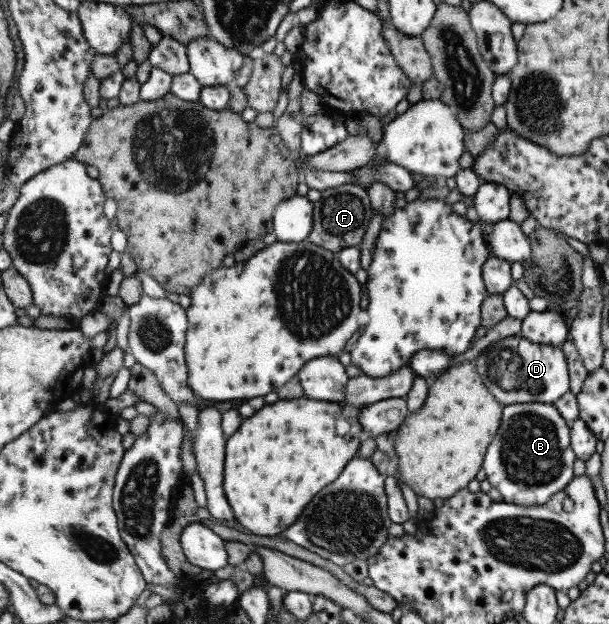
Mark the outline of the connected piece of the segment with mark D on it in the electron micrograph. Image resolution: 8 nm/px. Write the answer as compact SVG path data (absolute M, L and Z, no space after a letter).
M514 335L490 344L474 362L485 384L504 406L534 402L556 404L571 390L569 363L561 346L539 344Z

